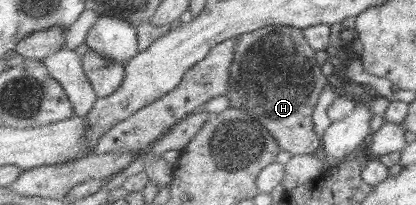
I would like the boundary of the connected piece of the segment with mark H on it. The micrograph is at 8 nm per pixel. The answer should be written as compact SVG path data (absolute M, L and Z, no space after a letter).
M267 25L266 27L253 31L252 33L240 35L238 39L239 42L236 48L234 63L231 67L231 89L230 94L228 94L231 98L232 107L243 110L245 113L252 115L252 117L260 122L260 124L270 130L271 133L275 135L282 152L288 152L292 157L318 154L323 147L323 142L320 136L314 133L312 110L316 107L318 99L320 99L322 89L328 85L328 77L322 74L322 67L320 63L316 61L316 50L310 45L307 37L305 37L303 28L298 28L292 25L284 25L282 27L280 25Z

